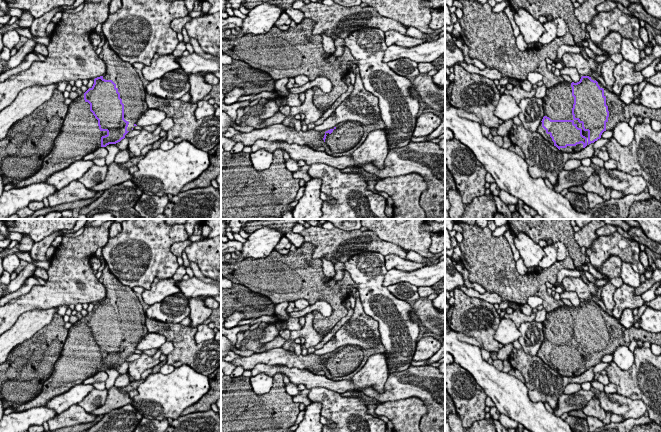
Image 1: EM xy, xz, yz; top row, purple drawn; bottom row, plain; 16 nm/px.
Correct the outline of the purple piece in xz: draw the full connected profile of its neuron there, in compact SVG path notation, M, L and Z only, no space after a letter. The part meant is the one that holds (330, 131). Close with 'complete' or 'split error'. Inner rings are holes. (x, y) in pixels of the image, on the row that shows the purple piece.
M347 121L325 132L324 143L334 153L342 153L352 149L359 143L364 134L360 123Z | split error

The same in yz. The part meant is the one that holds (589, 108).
M592 75L582 76L577 83L563 81L548 88L543 100L545 113L537 132L560 151L566 153L581 151L600 139L604 131L613 130L619 122L628 123L631 117L647 117L661 122L661 108L654 110L634 102L625 104Z | split error

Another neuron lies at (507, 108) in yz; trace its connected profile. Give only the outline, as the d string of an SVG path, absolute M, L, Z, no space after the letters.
M509 94L500 95L494 114L500 120L506 121L518 116L521 112L516 100Z

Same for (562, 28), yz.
M557 17L553 19L554 24L557 27L557 36L563 37L567 32L569 32L568 25L563 18Z

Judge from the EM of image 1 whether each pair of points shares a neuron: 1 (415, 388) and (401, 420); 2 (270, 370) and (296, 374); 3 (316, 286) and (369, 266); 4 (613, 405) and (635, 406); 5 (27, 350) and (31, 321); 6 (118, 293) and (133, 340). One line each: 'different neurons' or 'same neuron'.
1: different neurons
2: same neuron
3: different neurons
4: same neuron
5: different neurons
6: same neuron

